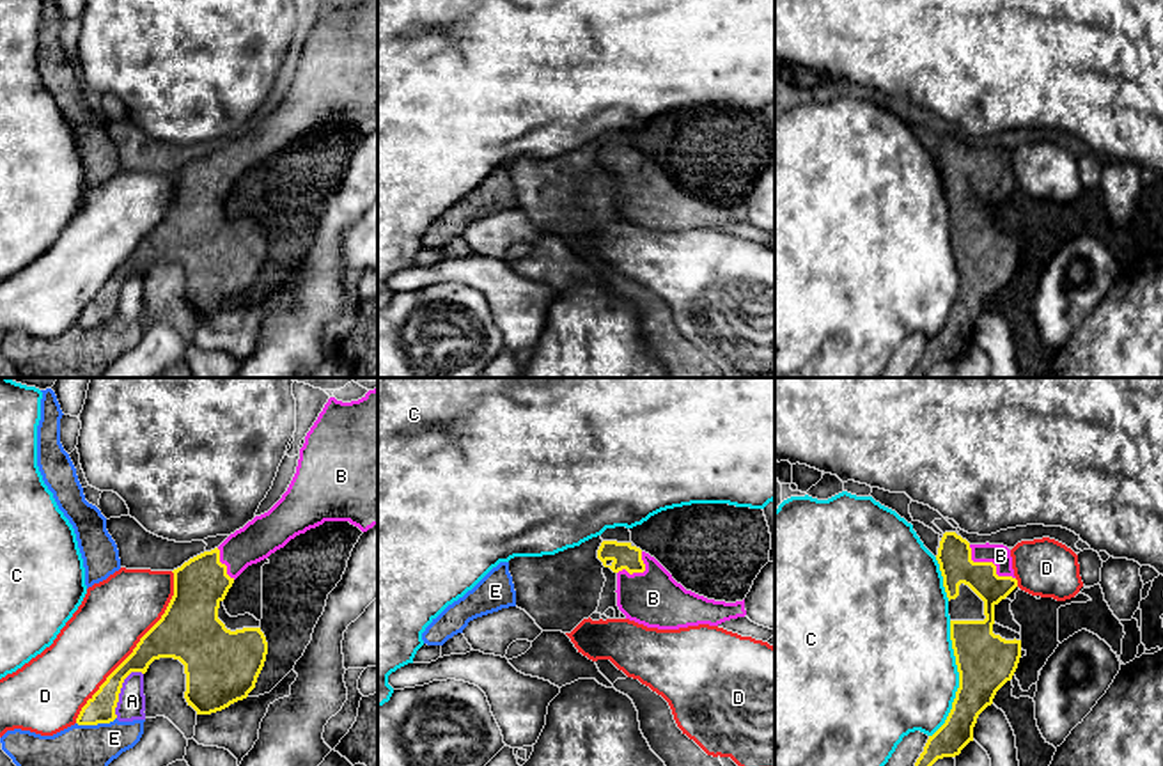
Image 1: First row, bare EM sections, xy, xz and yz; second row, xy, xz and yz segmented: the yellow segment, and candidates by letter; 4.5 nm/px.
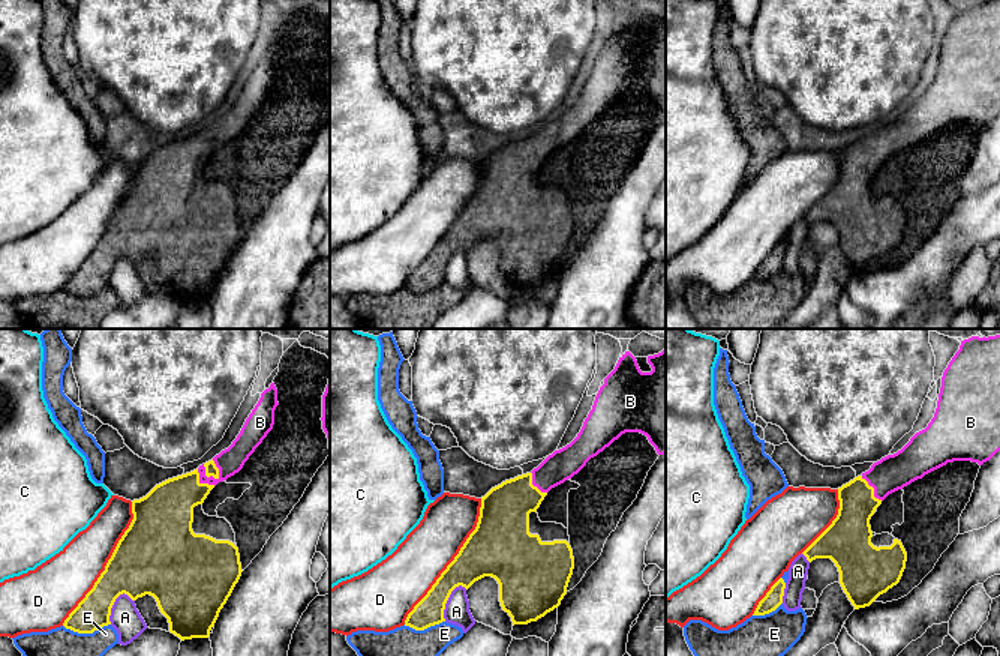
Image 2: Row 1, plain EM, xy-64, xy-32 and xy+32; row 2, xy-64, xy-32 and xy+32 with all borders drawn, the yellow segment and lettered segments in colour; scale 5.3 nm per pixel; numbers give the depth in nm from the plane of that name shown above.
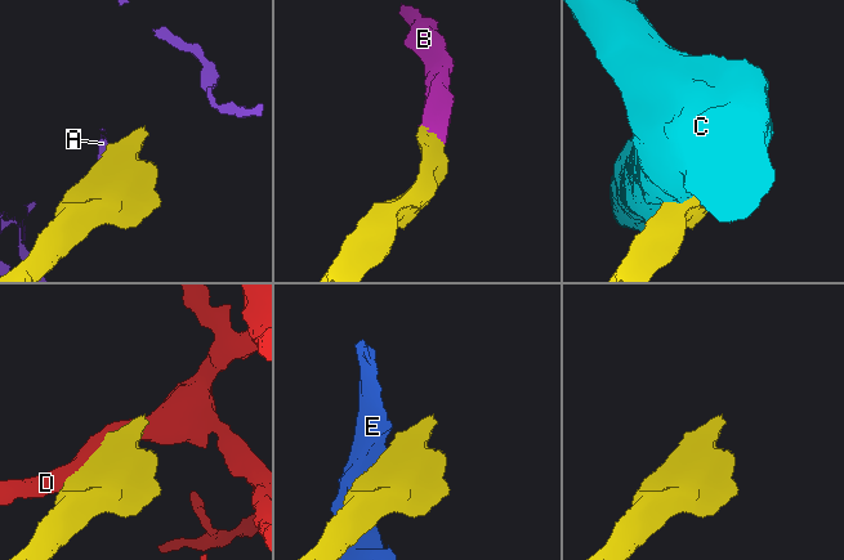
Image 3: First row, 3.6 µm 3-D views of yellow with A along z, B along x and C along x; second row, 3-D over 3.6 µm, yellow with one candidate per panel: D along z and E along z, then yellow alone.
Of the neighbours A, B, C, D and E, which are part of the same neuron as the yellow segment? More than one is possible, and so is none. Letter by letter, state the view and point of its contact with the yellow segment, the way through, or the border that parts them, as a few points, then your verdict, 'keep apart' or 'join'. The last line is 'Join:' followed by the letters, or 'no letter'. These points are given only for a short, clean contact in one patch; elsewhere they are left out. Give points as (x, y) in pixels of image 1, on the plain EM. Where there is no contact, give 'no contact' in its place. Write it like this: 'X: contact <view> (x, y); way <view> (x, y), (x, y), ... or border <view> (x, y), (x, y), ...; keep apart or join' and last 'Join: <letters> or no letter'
A: contact xy (119, 293); keep apart
B: contact yz (990, 165); way yz (954, 158), (961, 165), (990, 165), (1000, 158); join
C: contact yz (960, 282); keep apart
D: contact xy (135, 250); keep apart
E: contact xy (96, 327); keep apart
Join: B

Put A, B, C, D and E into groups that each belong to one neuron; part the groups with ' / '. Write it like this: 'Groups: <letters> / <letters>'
Groups: A / B / C / D / E

